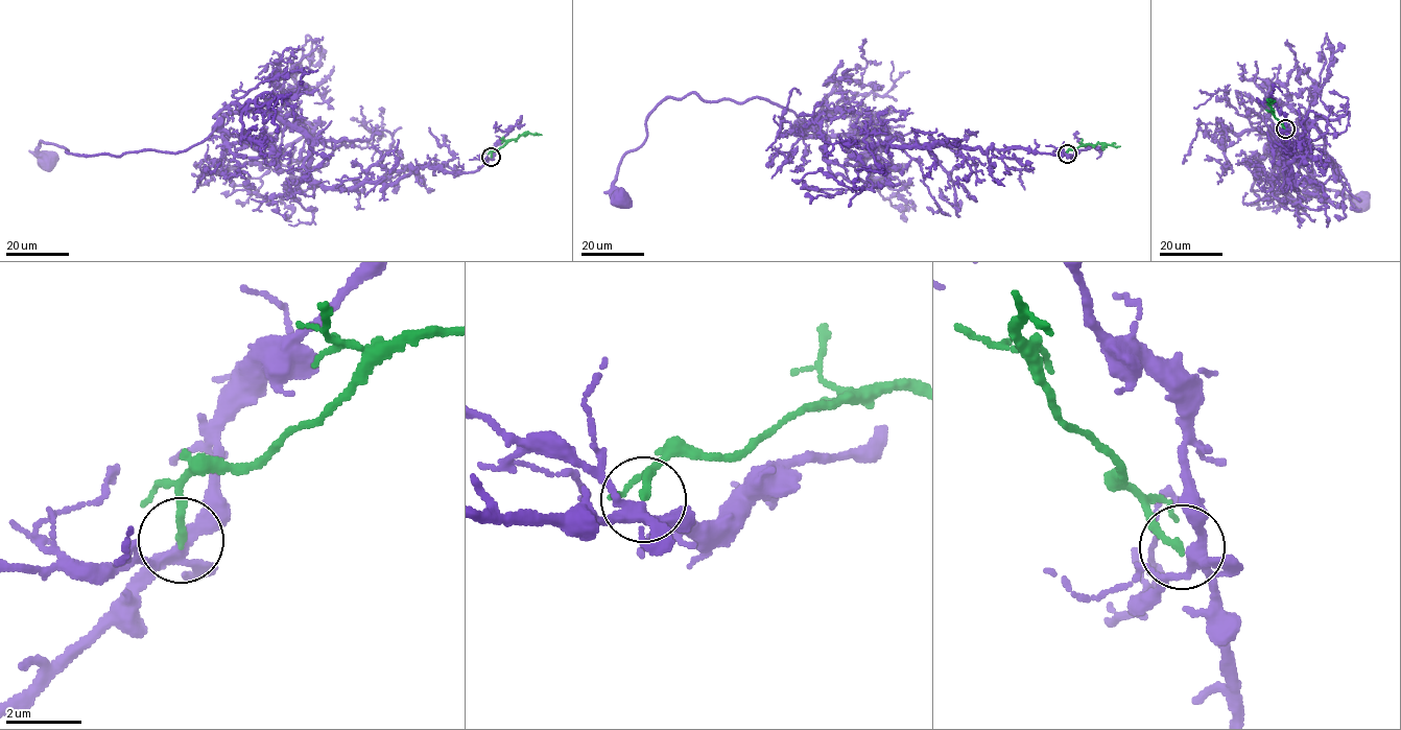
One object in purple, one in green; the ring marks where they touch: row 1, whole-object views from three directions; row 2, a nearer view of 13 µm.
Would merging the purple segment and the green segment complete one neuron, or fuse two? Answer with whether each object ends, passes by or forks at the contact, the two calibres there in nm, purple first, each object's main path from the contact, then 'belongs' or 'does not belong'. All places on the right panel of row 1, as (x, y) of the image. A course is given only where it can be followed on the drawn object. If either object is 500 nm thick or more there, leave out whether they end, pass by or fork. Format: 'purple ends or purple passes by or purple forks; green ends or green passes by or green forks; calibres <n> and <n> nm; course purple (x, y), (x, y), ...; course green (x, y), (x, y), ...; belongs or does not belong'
purple forks; green ends; calibres 280 and 200 nm; course purple (1285, 128), (1297, 188), (1274, 128), (1278, 147), (1259, 163), (1252, 204), (1330, 190), (1361, 202); course green (1284, 128), (1272, 112), (1269, 99); belongs

